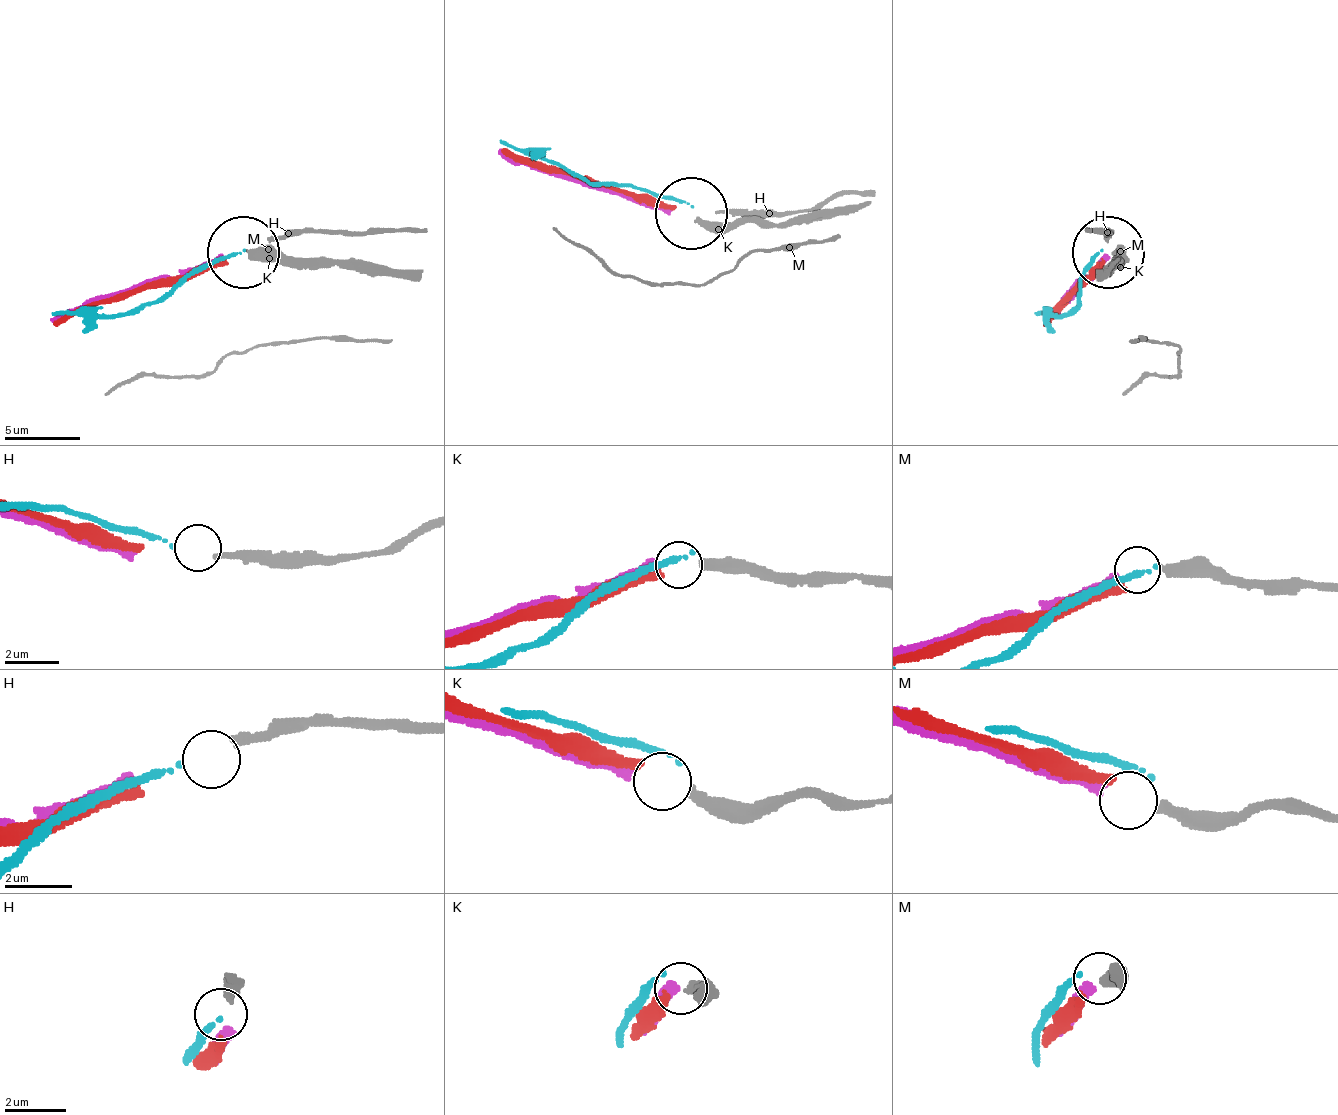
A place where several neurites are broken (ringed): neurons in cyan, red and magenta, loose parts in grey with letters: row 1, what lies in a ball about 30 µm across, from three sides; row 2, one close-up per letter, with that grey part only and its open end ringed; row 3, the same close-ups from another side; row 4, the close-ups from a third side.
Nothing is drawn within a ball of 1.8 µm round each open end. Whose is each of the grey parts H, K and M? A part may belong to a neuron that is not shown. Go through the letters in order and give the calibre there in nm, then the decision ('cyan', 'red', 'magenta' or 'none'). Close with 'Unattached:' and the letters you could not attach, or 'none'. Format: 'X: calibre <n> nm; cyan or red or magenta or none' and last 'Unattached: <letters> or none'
H: calibre 240 nm; cyan
K: calibre 360 nm; red
M: calibre 360 nm; magenta
Unattached: none

